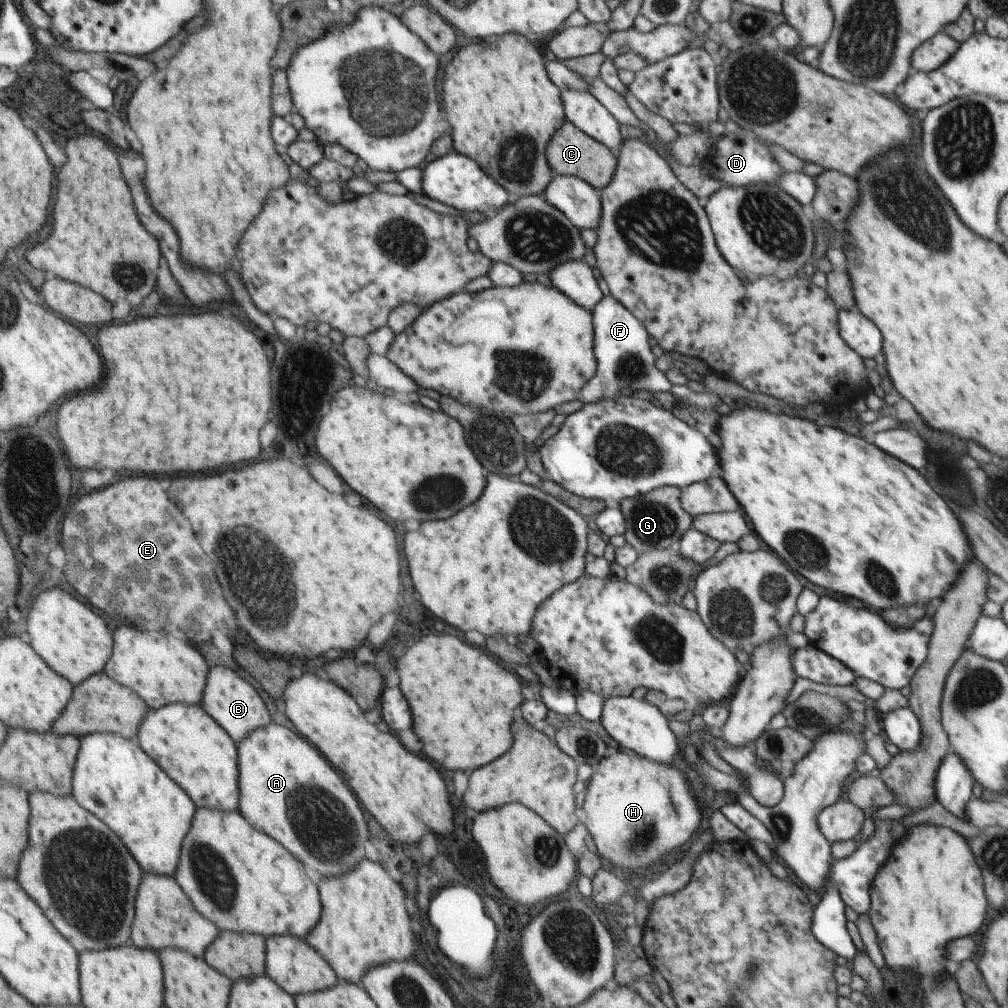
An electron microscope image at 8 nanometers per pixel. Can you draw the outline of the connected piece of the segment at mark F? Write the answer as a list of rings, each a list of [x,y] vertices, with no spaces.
[[[612,295],[602,297],[591,312],[594,329],[594,352],[597,369],[594,376],[577,392],[583,406],[619,399],[621,396],[651,396],[653,392],[668,392],[671,382],[656,369],[657,358],[649,343],[650,334],[645,325],[626,310]]]

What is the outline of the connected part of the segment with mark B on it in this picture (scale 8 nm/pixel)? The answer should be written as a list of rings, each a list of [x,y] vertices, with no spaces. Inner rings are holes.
[[[217,666],[209,670],[201,707],[219,724],[235,744],[242,743],[252,731],[270,724],[270,714],[258,692],[232,669]]]

